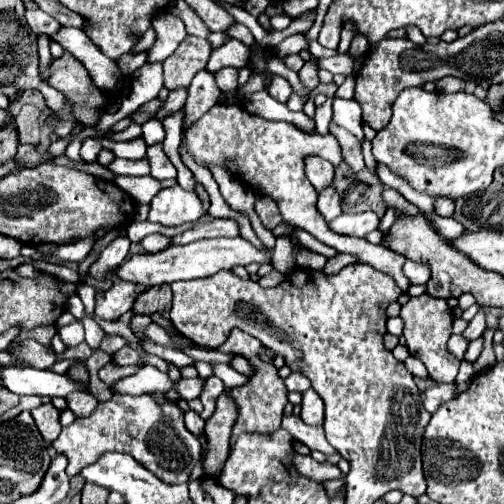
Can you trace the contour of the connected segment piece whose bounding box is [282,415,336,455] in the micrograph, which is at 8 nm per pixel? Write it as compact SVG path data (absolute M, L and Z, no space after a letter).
M290 415L282 419L282 427L300 443L308 445L312 451L322 451L326 455L334 455L336 449L332 449L332 445L328 445L328 439L324 437L324 429L322 427L310 427L306 425L300 417Z

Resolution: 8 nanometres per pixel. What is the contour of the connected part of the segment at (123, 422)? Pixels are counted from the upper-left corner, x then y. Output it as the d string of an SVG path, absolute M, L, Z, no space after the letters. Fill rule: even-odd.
M114 395L96 407L90 417L76 419L64 427L58 439L52 443L56 453L68 457L68 477L80 473L80 469L96 463L100 455L108 451L130 453L140 465L152 471L166 483L188 483L194 465L200 461L200 441L184 425L184 411L164 399L164 395ZM168 405L174 405L174 415L168 415Z

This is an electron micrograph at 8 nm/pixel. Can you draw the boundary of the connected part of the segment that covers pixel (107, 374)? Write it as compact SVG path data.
M111 363L106 364L98 372L98 376L102 382L104 382L108 387L113 385L118 379L122 377L130 376L136 373L142 366L114 366Z

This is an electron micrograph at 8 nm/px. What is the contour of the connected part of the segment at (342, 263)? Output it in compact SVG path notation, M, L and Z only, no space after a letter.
M338 253L336 257L332 257L332 259L326 263L323 272L326 275L336 275L340 269L344 269L346 265L356 263L356 261L358 261L358 259L356 259L354 255L348 255L348 253Z

